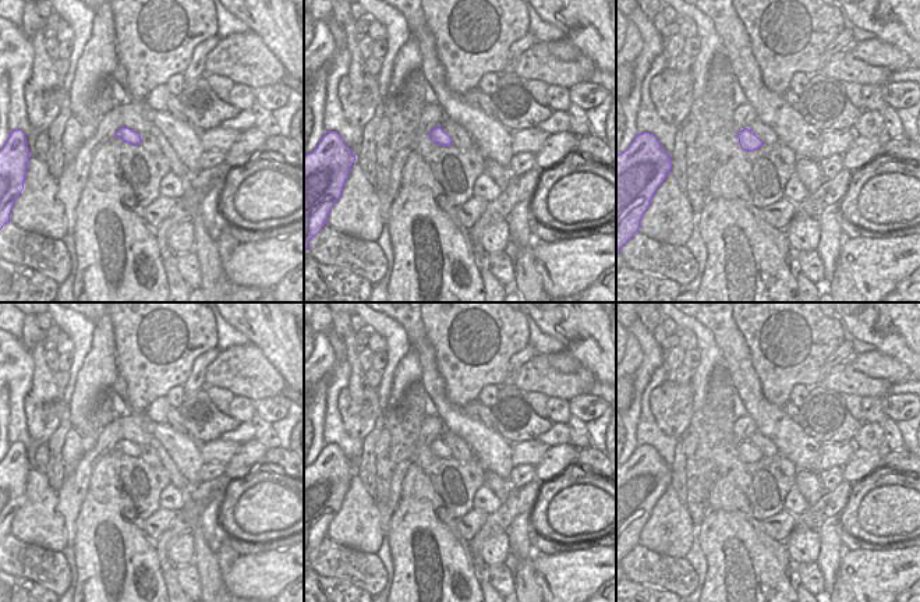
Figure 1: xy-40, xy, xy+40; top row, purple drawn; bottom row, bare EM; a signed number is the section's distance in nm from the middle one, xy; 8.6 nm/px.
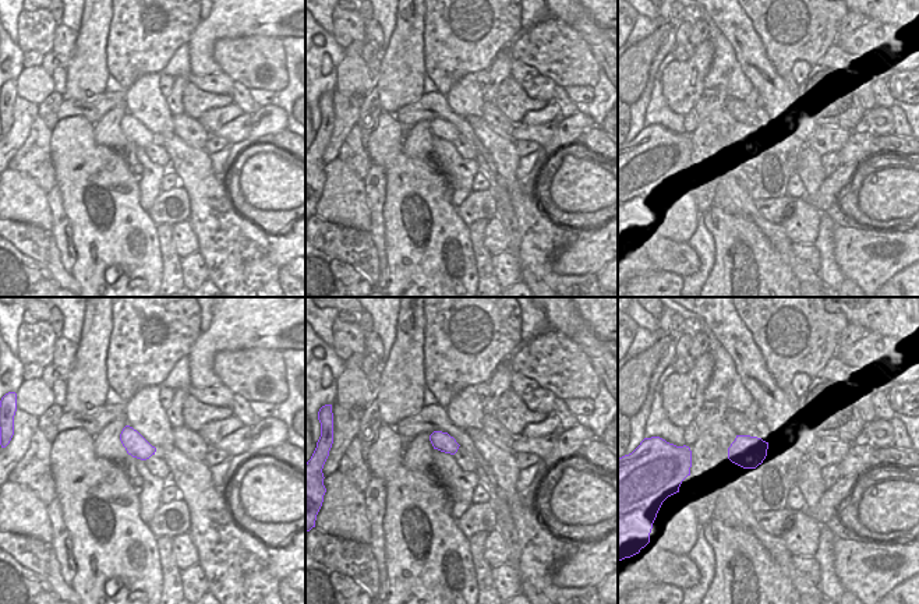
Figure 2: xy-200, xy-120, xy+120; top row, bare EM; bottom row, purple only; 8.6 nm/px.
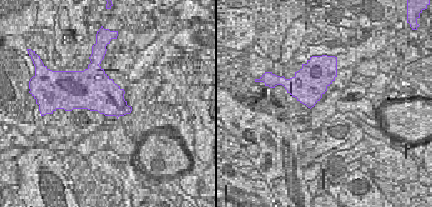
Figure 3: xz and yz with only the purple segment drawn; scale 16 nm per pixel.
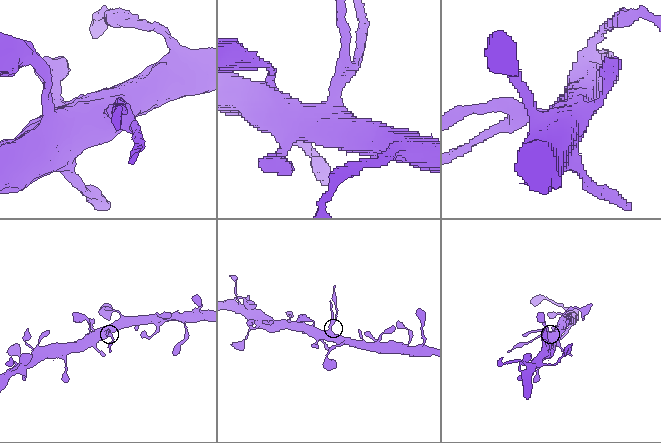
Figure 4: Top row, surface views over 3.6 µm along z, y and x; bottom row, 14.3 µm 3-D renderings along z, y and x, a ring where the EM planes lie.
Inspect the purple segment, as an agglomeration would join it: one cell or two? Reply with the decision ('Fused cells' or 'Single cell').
Single cell

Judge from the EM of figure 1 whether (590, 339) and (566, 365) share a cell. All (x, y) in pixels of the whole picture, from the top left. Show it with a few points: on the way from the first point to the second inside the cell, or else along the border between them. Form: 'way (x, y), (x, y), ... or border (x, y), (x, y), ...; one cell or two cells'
border (563, 350), (568, 350), (583, 365); two cells

